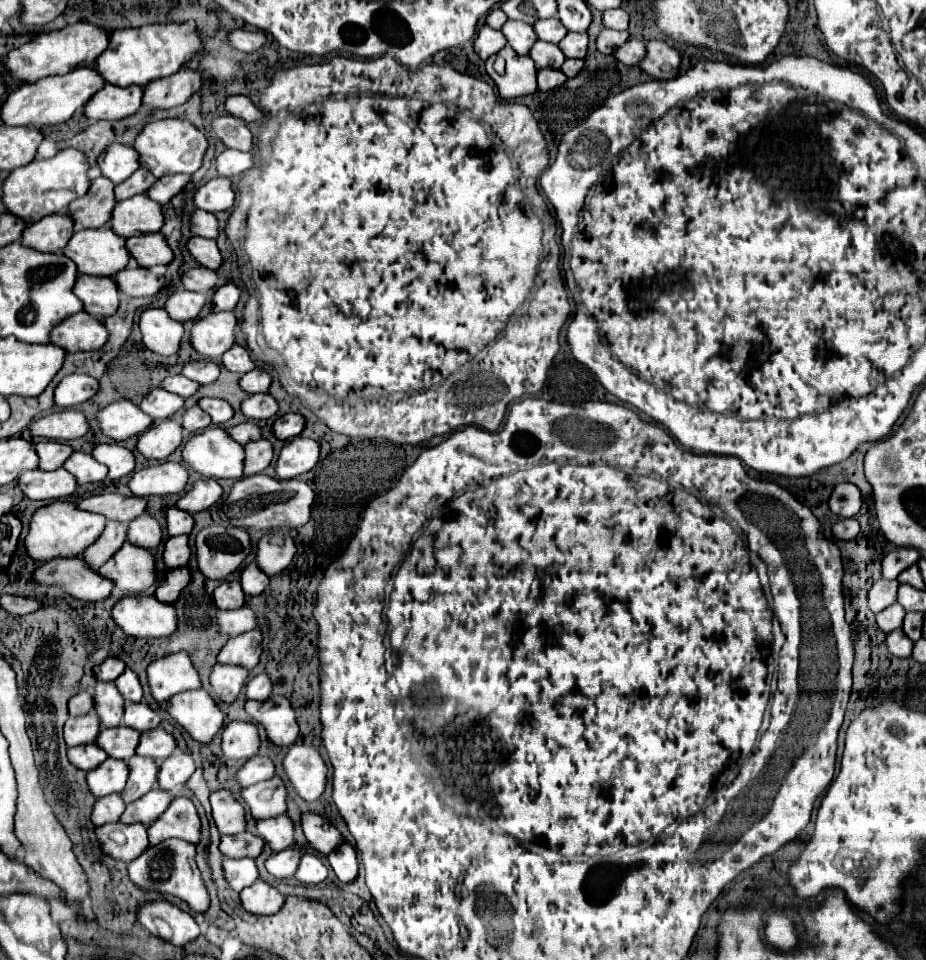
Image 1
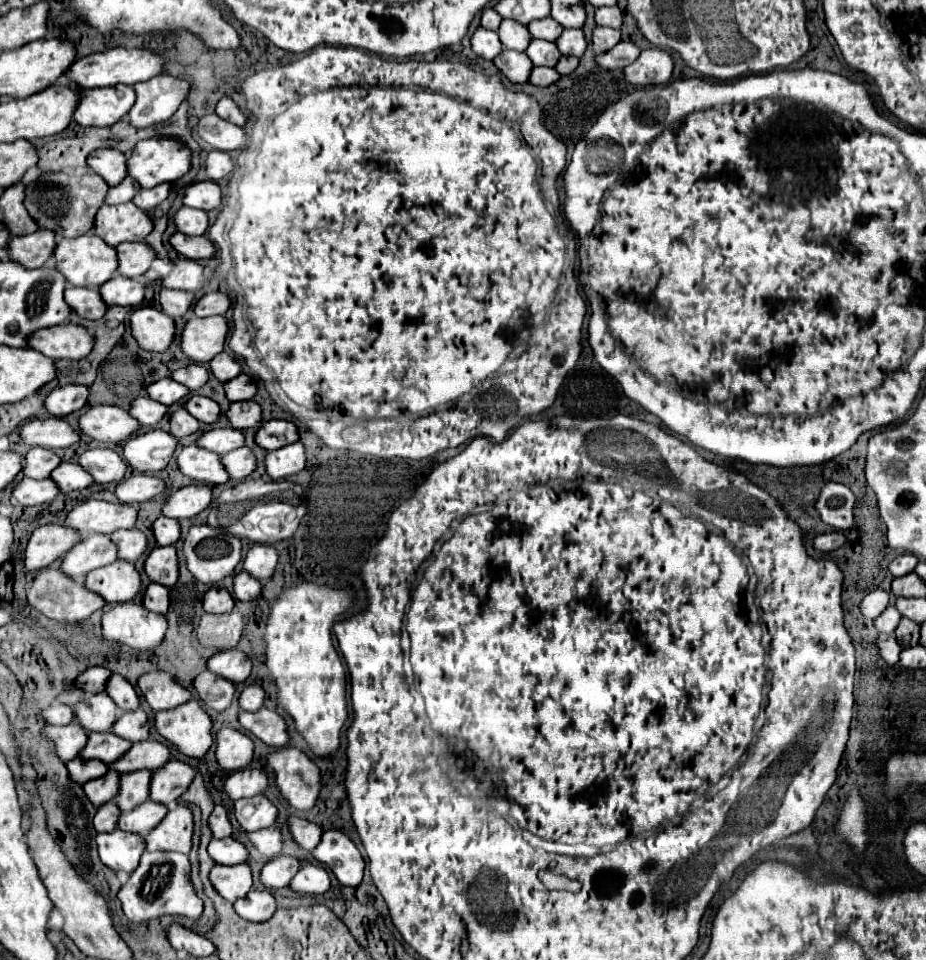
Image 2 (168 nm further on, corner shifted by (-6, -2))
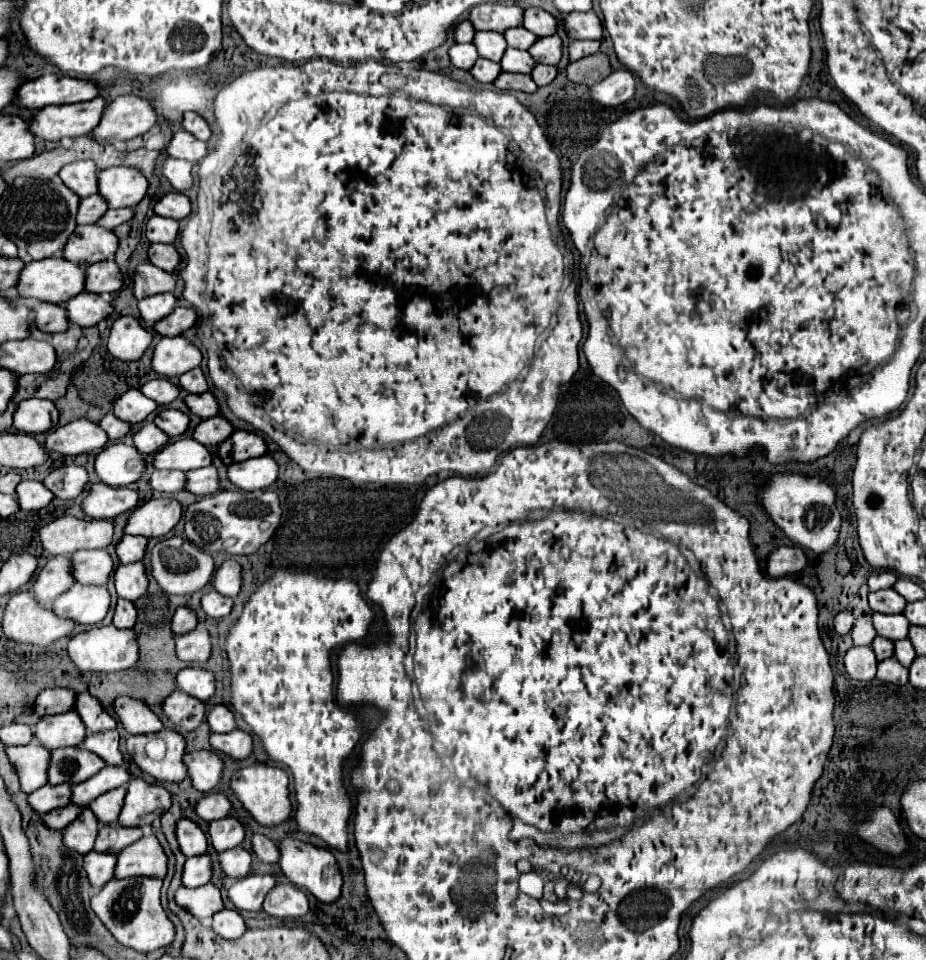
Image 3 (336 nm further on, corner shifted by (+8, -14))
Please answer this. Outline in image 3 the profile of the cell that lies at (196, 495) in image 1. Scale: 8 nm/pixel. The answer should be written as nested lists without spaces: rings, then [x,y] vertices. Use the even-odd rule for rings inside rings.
[[[158,497],[146,501],[142,507],[136,507],[128,523],[124,527],[124,533],[128,535],[142,535],[142,537],[162,537],[168,531],[174,529],[174,525],[182,517],[182,507],[172,497]]]

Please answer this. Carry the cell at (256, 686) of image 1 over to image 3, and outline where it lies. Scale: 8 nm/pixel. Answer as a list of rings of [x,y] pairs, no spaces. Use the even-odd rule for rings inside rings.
[[[224,705],[212,707],[206,715],[206,721],[208,721],[208,727],[212,733],[228,733],[236,727],[234,713],[230,709],[226,709]]]

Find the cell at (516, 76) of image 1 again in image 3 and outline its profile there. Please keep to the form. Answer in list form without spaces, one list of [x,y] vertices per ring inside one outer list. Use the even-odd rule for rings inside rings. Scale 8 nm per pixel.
[[[480,57],[480,59],[474,63],[474,67],[470,69],[470,73],[472,73],[472,77],[474,77],[476,81],[480,81],[480,83],[492,83],[492,81],[496,79],[496,75],[500,75],[500,65]]]

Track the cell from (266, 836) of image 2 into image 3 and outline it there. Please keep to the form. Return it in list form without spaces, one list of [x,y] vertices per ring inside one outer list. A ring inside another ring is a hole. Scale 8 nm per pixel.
[[[234,847],[234,849],[218,853],[218,861],[220,861],[220,869],[226,877],[242,879],[250,873],[252,855],[244,847]]]

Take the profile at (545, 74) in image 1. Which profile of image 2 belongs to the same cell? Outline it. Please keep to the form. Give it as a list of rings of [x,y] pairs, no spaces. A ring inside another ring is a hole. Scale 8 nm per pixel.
[[[534,67],[534,71],[530,73],[530,83],[540,85],[540,87],[548,87],[556,83],[558,79],[560,79],[560,73],[552,67]]]

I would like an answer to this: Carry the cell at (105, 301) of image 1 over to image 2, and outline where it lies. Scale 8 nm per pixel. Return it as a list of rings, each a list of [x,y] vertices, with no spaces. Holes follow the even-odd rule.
[[[66,287],[66,303],[84,319],[102,319],[106,315],[108,305],[104,303],[102,295],[94,287]]]

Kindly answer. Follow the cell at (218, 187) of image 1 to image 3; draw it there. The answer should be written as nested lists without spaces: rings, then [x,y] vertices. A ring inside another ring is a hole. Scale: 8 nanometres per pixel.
[[[172,191],[166,193],[162,199],[158,199],[158,203],[154,205],[154,213],[162,215],[162,217],[172,217],[172,219],[184,219],[188,217],[192,205],[190,199],[184,193]]]

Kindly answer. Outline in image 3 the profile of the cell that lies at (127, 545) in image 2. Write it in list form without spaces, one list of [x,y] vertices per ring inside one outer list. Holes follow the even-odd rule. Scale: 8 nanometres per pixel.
[[[106,549],[76,551],[70,555],[72,577],[82,585],[106,585],[110,573],[114,571],[114,561]]]

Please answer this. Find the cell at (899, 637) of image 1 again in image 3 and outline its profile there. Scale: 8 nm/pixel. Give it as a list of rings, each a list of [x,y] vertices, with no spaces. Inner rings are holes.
[[[852,647],[844,655],[846,673],[858,681],[872,681],[876,675],[876,655],[870,647]]]

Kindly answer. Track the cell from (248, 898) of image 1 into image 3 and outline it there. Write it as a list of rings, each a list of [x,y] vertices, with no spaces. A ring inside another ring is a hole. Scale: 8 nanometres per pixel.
[[[222,909],[216,915],[212,915],[212,929],[222,937],[222,939],[238,939],[244,935],[248,929],[244,919],[240,917],[238,911],[234,909]]]

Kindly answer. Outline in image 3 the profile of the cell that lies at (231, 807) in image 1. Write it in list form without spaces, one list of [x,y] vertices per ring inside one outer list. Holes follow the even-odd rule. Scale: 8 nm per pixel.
[[[178,819],[176,823],[176,839],[180,845],[180,851],[186,857],[194,857],[194,855],[204,855],[208,849],[208,839],[202,833],[202,829],[190,821],[190,819]]]

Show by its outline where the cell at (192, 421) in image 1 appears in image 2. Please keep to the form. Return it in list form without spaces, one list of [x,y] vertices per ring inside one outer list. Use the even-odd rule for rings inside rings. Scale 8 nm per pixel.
[[[178,409],[176,413],[170,415],[170,421],[168,421],[168,431],[174,435],[174,437],[186,437],[186,435],[192,435],[200,429],[200,421],[194,419],[186,409]]]

